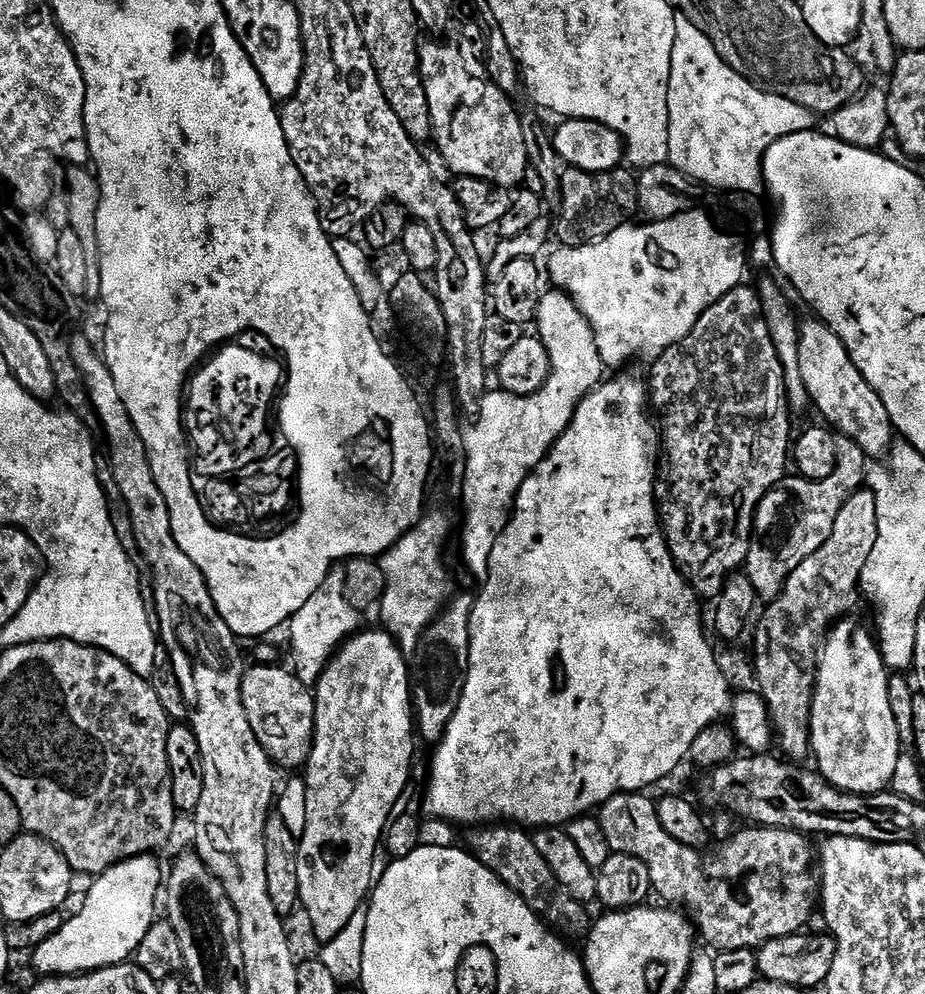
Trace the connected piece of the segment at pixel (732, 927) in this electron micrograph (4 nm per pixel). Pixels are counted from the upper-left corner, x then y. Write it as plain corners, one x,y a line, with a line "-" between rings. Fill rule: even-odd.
623,792
610,798
600,805
598,819
602,834
606,834
606,842
610,842
610,850
642,858
642,862
646,862
646,870
650,870
652,892
660,895
664,899
661,901
669,905
679,906
689,913
692,911
690,919
699,939
716,948
717,953
747,948
759,950
763,944
776,938
803,933
809,927
812,915
818,911
824,890
824,875
820,872
817,845
812,845
805,833
785,828
744,826
717,852
682,846
678,838
670,838
670,834
666,834
662,822
658,822
656,800
644,792

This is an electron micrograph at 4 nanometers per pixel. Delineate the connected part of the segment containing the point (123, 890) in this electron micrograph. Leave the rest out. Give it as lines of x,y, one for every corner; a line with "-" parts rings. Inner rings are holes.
155,855
135,856
129,860
119,860
110,870
95,877
90,886
90,894
82,897
84,904
77,916
69,915
57,933
52,934
41,944
31,949
32,964
45,976
81,976
84,972
93,972
99,968
109,968
115,964
131,961
135,957
146,930
157,919
156,899
162,896
162,872

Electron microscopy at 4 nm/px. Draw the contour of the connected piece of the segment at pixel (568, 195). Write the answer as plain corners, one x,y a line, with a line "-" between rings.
565,167
560,174
560,217
554,220
554,236
565,248
577,248
583,244
595,244
603,236
609,236
615,228
627,224
637,215
637,177
627,167
612,172
587,172

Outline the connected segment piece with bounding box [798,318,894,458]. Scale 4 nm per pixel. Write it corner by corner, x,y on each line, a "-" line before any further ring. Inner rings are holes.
811,319
805,324
803,321
798,328
798,366
802,370
802,382
808,391
811,407
816,407
837,433
852,437
865,456
887,457
894,444
894,429
890,414
886,414
886,406
882,406
882,398
878,398
870,382
862,378
838,334
834,334
834,330
830,330
830,326
826,326
823,320

